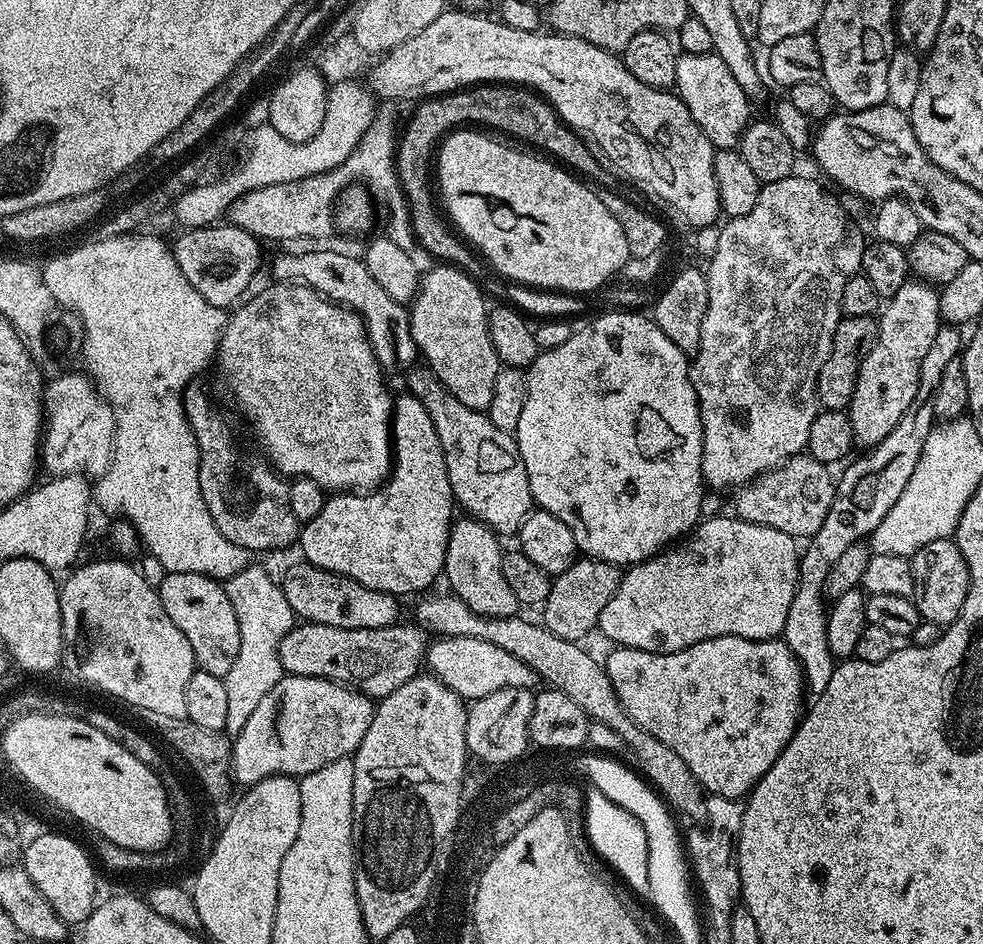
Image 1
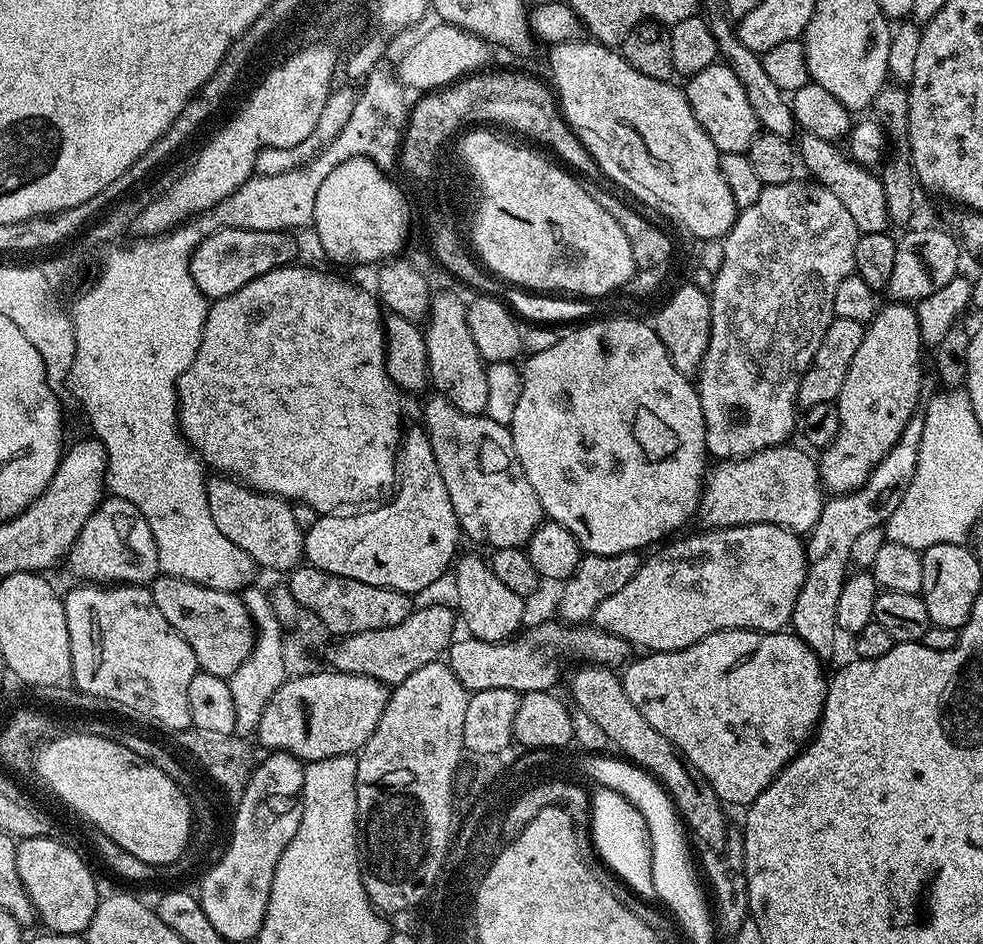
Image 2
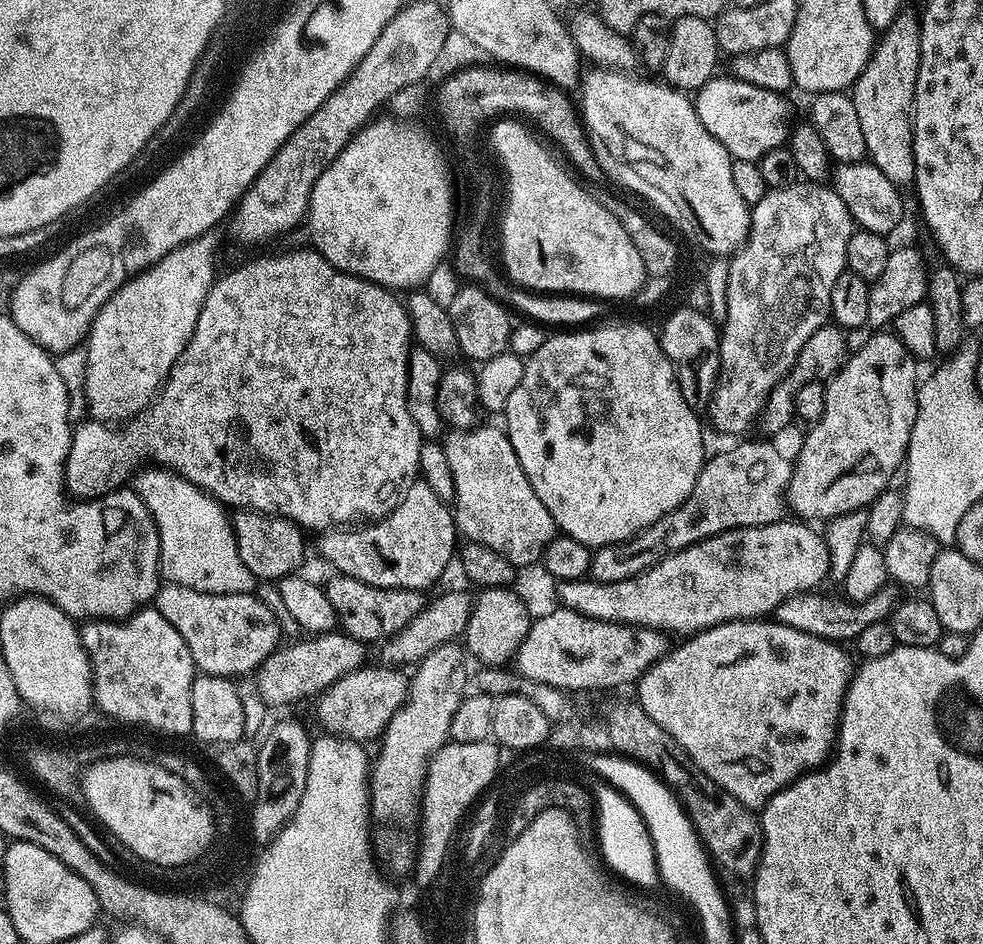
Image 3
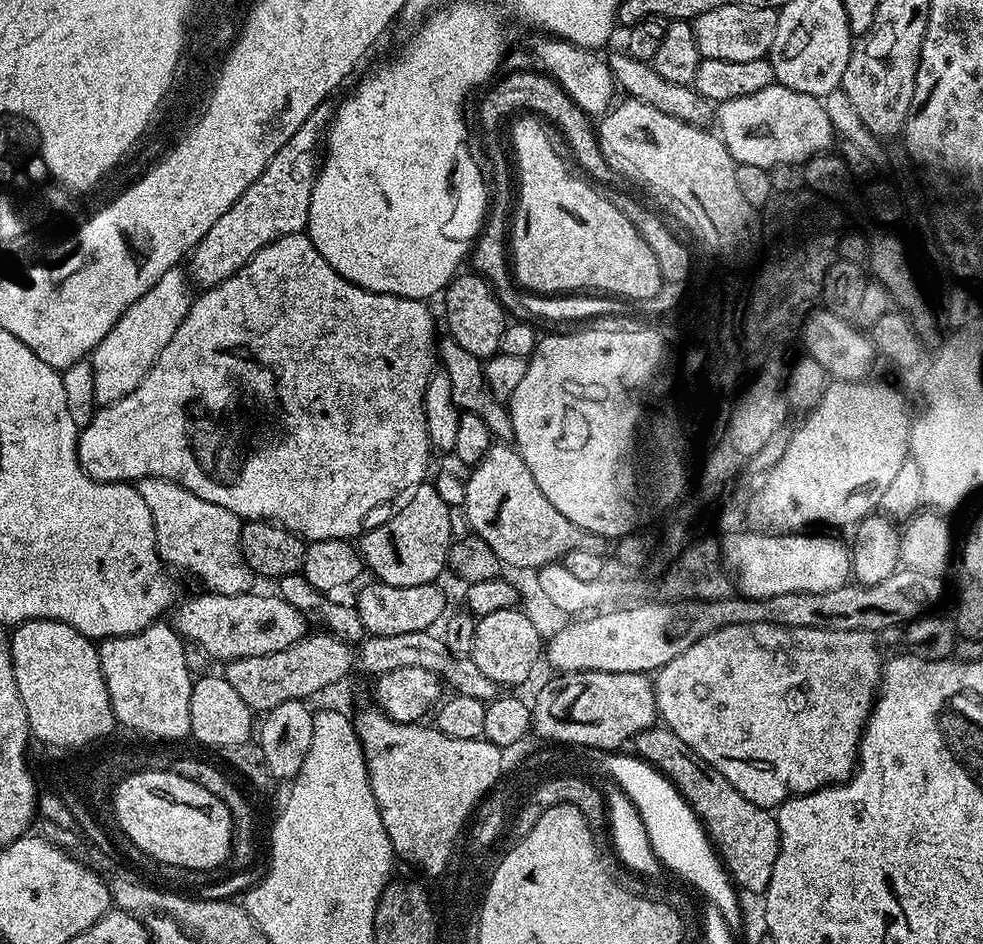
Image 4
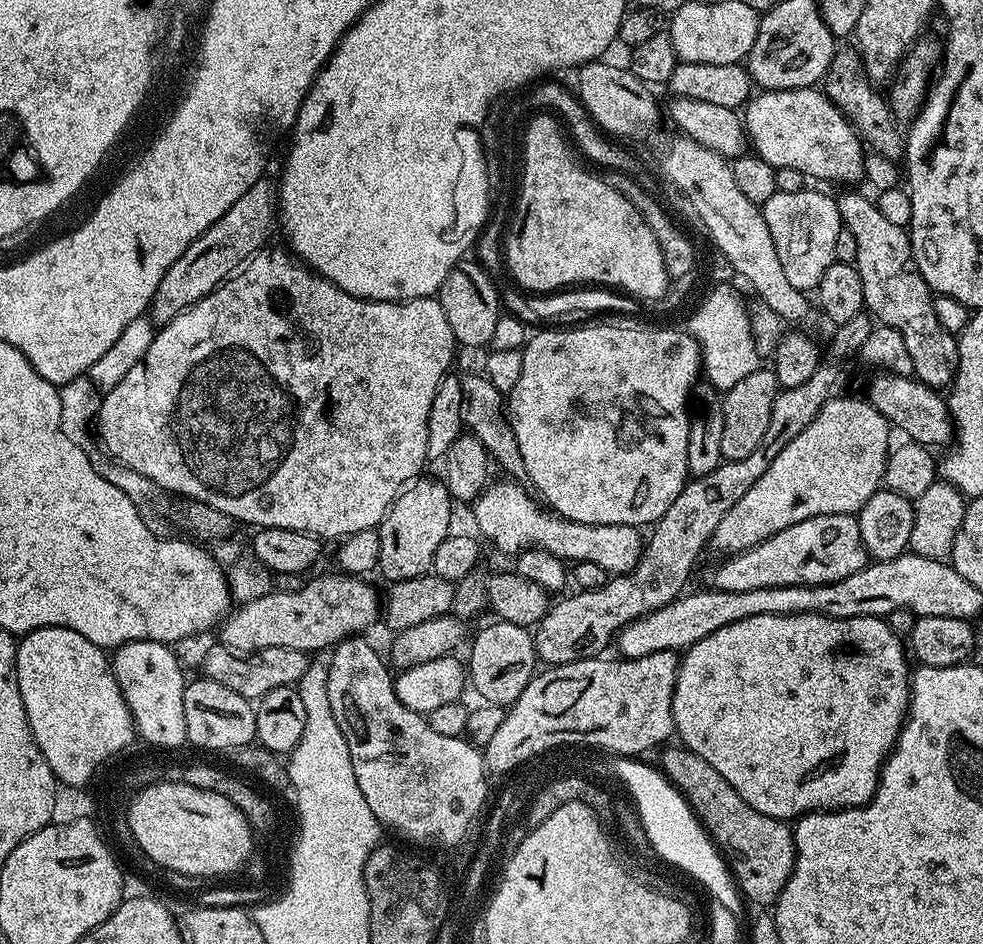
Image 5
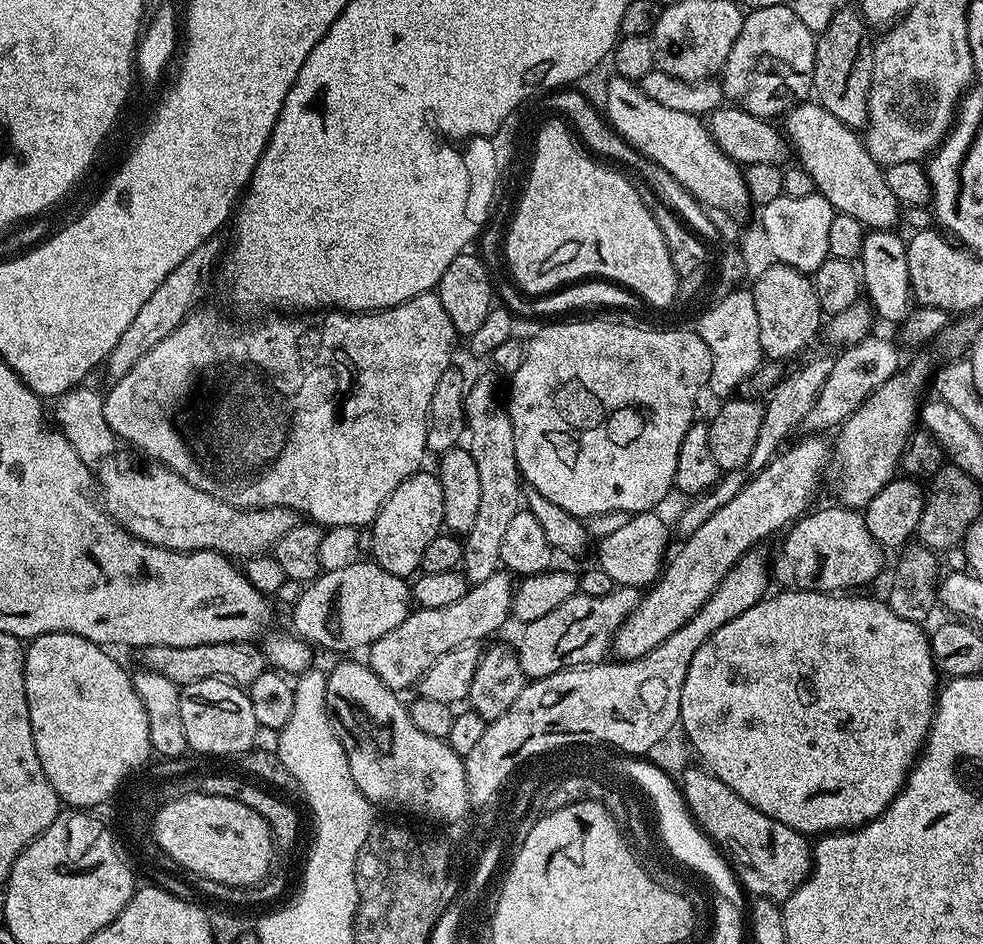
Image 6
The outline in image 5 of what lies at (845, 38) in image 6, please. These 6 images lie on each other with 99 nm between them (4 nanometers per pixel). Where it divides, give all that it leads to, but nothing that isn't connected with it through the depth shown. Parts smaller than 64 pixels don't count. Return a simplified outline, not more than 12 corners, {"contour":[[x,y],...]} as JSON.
{"contour":[[841,47],[823,91],[877,157],[900,162],[906,132],[860,53]]}

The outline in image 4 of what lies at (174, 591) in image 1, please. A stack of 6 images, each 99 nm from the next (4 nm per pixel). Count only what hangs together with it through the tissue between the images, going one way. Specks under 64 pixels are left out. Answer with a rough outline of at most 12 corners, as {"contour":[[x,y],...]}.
{"contour":[[205,591],[170,623],[219,662],[294,646],[305,613],[280,595]]}

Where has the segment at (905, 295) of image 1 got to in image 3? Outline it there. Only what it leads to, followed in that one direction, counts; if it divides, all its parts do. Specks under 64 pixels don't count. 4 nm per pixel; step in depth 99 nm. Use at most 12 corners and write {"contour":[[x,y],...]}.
{"contour":[[876,330],[827,381],[786,504],[867,509],[908,455],[918,361]]}

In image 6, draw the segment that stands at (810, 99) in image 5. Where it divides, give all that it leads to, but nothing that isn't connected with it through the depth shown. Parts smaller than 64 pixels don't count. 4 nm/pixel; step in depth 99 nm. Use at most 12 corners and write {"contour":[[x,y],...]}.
{"contour":[[801,102],[782,128],[836,212],[892,230],[902,205],[863,139]]}

